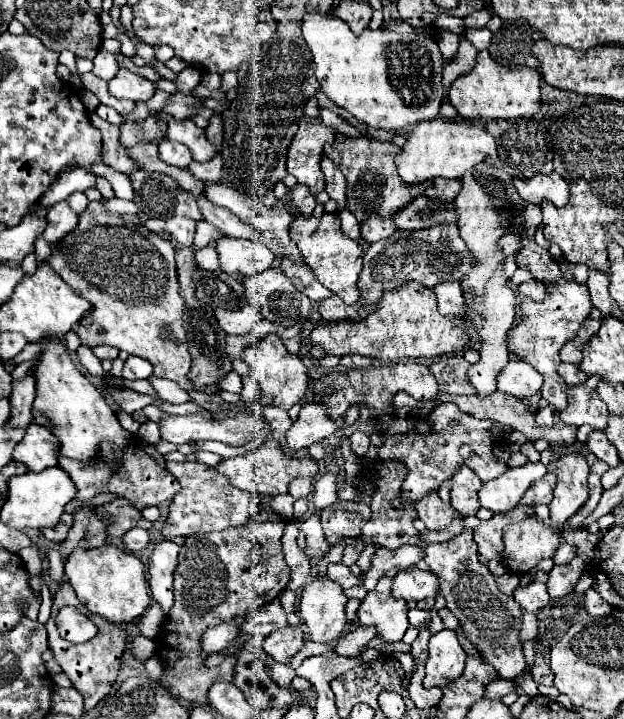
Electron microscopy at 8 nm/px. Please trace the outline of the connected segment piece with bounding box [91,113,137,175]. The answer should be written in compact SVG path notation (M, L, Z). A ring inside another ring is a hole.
M91 115L91 123L103 133L103 161L105 165L113 167L115 171L121 171L125 175L133 175L137 171L135 161L127 157L125 149L119 143L119 127L111 125L109 121L101 119L99 115Z

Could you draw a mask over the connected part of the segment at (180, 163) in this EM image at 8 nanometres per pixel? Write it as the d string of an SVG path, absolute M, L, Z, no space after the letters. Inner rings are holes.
M161 141L159 143L159 157L165 163L169 163L173 167L183 167L183 169L193 161L189 147L185 147L183 143L175 143L175 141Z

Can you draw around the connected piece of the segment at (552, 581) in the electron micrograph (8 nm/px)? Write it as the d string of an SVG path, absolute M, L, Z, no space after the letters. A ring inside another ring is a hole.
M579 557L571 559L571 561L565 563L565 565L555 565L555 567L551 569L549 581L547 581L549 595L551 595L553 599L557 599L557 597L563 597L563 595L571 593L583 569L585 569L585 563L583 563Z

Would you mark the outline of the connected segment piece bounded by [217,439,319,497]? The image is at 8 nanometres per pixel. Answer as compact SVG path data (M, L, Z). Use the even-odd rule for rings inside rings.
M267 439L263 443L263 447L251 451L251 453L243 453L239 457L233 459L223 459L217 467L217 471L225 477L229 477L229 483L237 489L245 489L251 493L259 493L259 495L283 495L289 491L289 483L295 477L315 477L317 475L317 463L313 459L289 459L283 455L281 447L277 441Z

